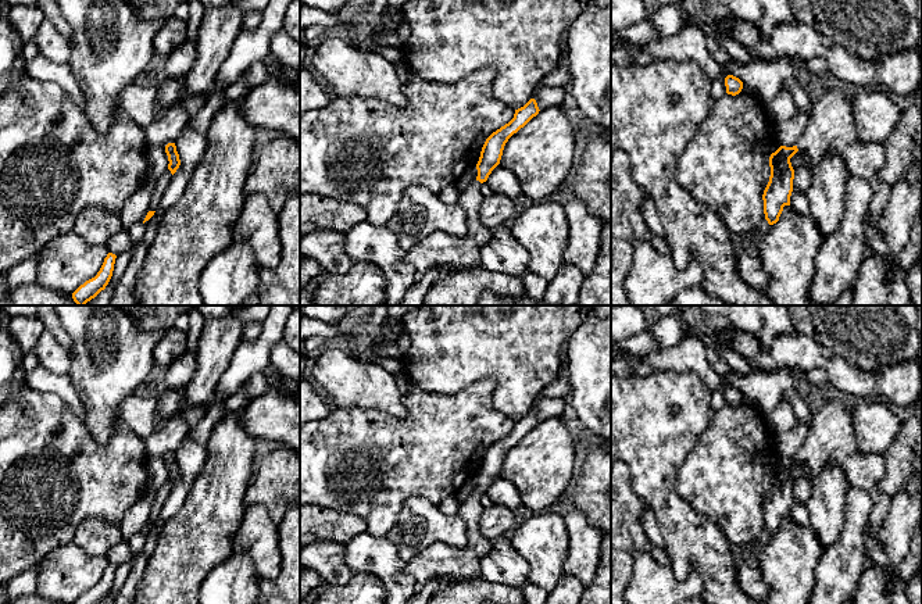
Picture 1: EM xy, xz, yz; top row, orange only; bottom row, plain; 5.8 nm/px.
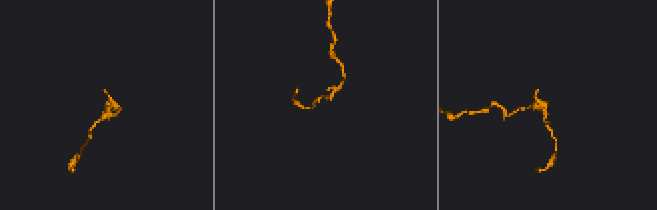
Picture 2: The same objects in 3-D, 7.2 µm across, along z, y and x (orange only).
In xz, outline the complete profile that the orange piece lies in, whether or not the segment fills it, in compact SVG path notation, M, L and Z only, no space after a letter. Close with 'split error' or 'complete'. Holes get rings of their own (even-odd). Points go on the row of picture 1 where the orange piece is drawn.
M530 99L523 107L515 110L514 118L508 124L486 139L476 164L476 181L458 199L458 204L468 217L467 235L457 237L446 232L433 232L405 251L405 262L415 268L417 282L436 267L480 267L480 250L493 239L492 229L480 221L480 204L483 201L480 185L487 181L492 171L500 164L508 139L536 117L539 111L536 100Z; split error

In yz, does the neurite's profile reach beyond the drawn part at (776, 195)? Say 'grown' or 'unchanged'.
grown

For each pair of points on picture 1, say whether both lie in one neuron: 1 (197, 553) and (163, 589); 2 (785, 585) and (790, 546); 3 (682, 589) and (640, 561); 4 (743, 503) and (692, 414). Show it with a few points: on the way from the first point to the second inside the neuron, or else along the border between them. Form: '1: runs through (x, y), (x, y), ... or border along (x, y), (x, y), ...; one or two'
1: runs through (189, 561), (171, 581); one
2: runs through (789, 575), (790, 556); one
3: runs through (672, 589), (668, 589), (650, 571); one
4: border along (715, 411), (710, 426), (685, 461); two

